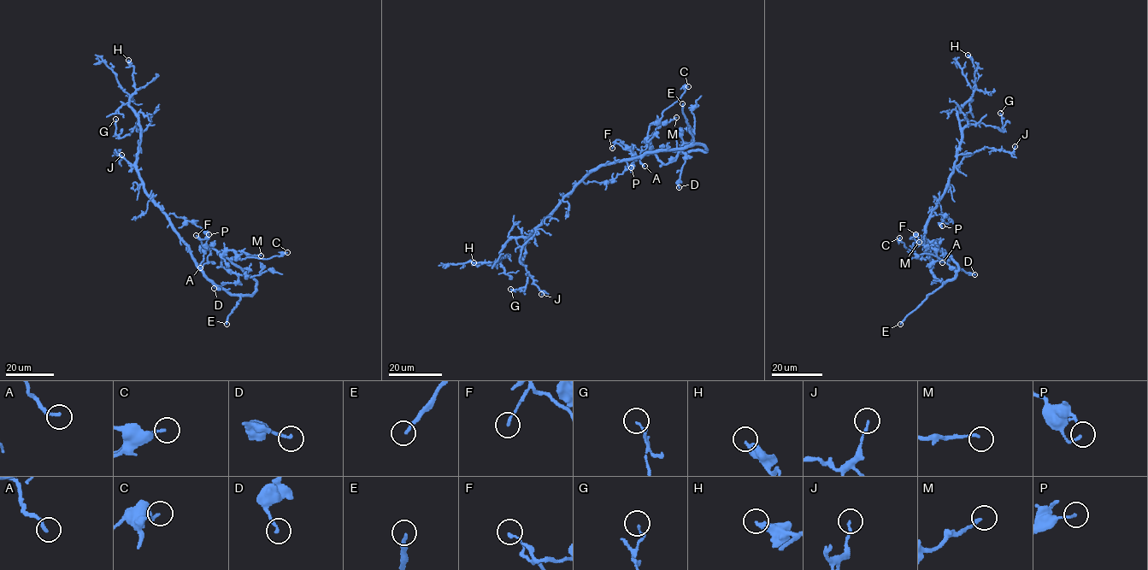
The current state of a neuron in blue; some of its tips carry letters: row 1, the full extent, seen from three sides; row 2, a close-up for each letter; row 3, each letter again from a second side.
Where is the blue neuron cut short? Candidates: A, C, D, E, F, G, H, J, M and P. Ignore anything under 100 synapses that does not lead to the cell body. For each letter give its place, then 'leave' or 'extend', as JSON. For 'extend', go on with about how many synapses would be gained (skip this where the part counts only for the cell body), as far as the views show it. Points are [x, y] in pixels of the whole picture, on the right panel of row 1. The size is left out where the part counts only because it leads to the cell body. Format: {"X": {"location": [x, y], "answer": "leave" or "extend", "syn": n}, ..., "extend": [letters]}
{"A": {"location": [942, 262], "answer": "leave"}, "C": {"location": [899, 237], "answer": "leave"}, "D": {"location": [974, 274], "answer": "leave"}, "E": {"location": [900, 324], "answer": "extend"}, "F": {"location": [915, 234], "answer": "leave"}, "G": {"location": [1000, 113], "answer": "leave"}, "H": {"location": [968, 55], "answer": "leave"}, "J": {"location": [1015, 146], "answer": "leave"}, "M": {"location": [919, 242], "answer": "leave"}, "P": {"location": [942, 226], "answer": "leave"}, "extend": ["E"]}

